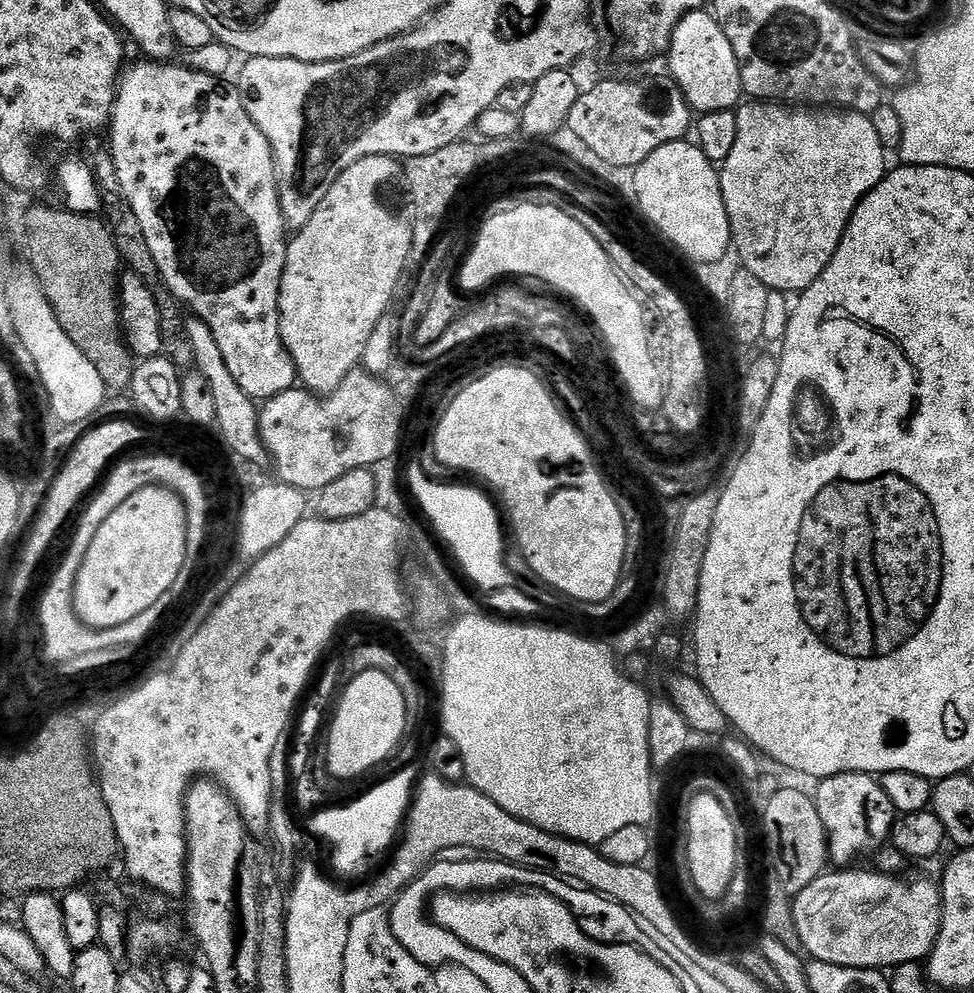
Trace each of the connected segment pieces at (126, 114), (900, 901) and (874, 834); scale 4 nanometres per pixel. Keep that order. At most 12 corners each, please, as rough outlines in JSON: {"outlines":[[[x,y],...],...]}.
{"outlines":[[[125,67],[110,151],[160,280],[256,402],[297,387],[290,229],[239,91]],[[859,867],[795,893],[803,951],[834,966],[920,964],[940,885]],[[875,775],[815,787],[833,865],[889,843],[898,813]]]}

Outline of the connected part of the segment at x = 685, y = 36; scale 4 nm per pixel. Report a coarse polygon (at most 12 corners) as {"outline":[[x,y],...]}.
{"outline":[[711,11],[684,15],[667,71],[693,113],[741,103],[740,63]]}

